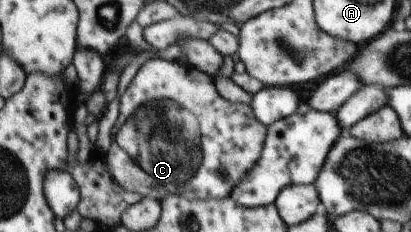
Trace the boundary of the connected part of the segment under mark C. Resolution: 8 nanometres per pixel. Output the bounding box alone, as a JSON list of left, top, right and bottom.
[105,58,268,200]

